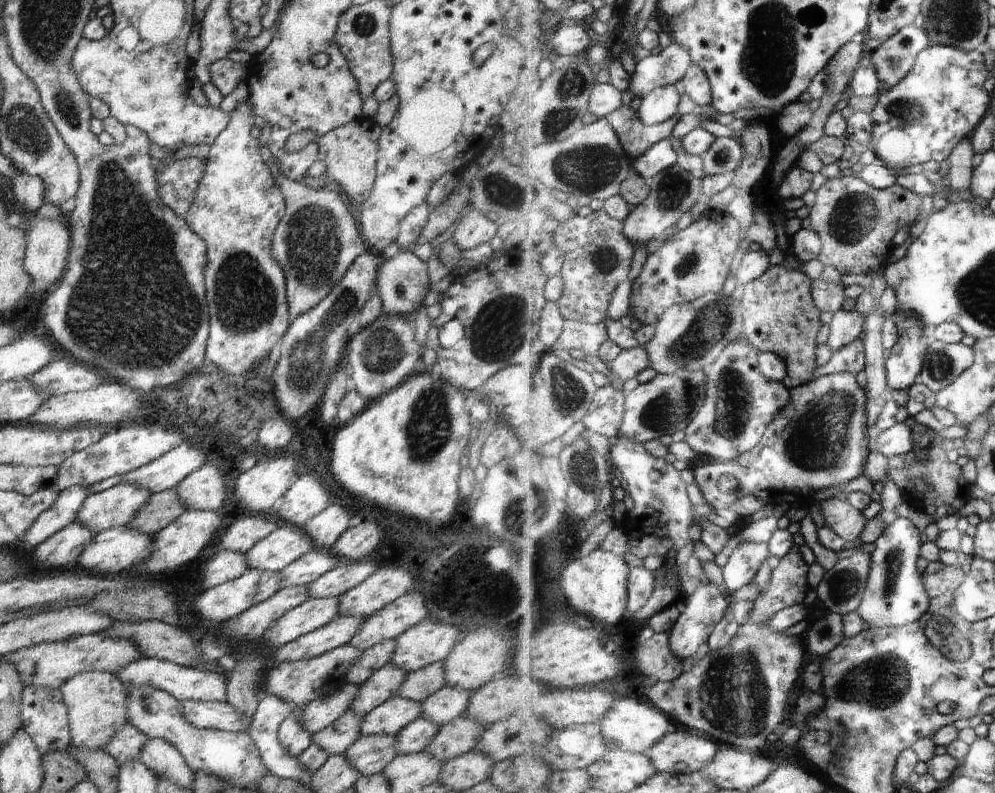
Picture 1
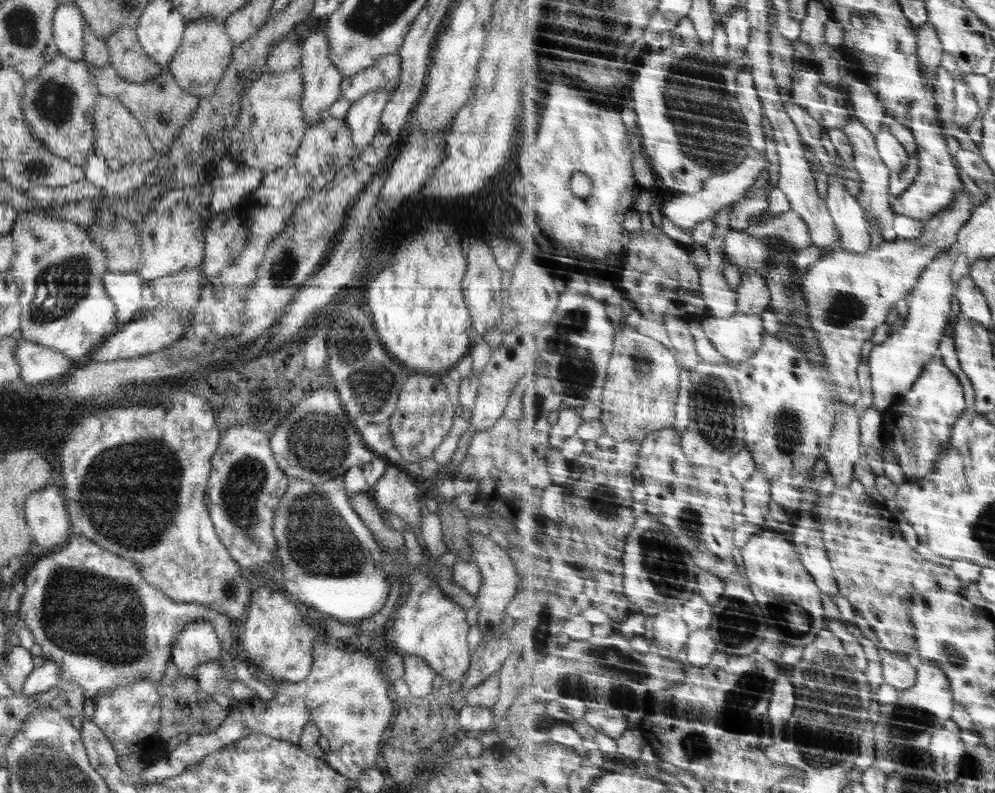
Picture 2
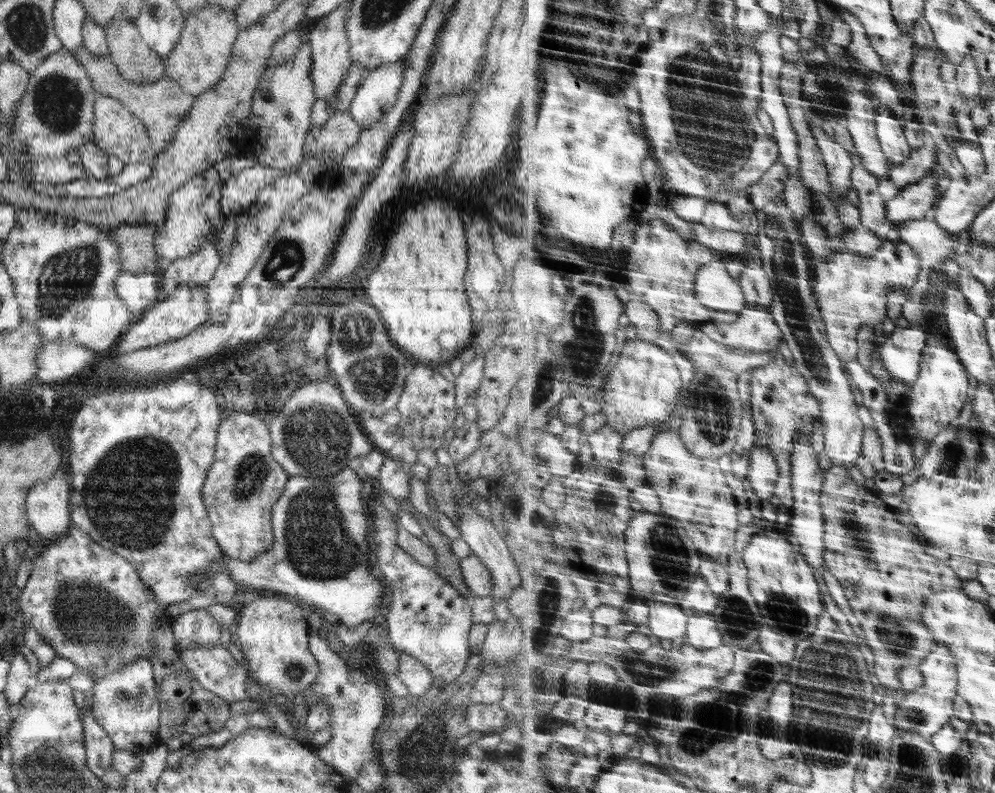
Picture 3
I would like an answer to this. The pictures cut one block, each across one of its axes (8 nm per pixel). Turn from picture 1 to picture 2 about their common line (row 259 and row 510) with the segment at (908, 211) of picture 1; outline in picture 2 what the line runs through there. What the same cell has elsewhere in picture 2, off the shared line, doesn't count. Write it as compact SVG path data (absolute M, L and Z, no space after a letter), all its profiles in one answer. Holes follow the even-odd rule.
M835 487L831 497L822 502L820 508L820 518L824 522L824 536L826 536L826 546L830 552L830 560L836 570L836 580L840 582L840 590L846 598L850 598L856 606L858 612L870 622L874 632L880 638L882 648L892 652L894 656L900 654L918 654L918 638L916 638L916 624L912 620L912 606L914 606L914 596L918 592L930 592L932 588L944 588L944 590L954 590L960 592L962 580L950 566L942 566L936 562L926 560L916 548L912 548L900 526L896 524L894 514L888 510L884 504L874 504L870 495L858 498L852 492L852 488Z

